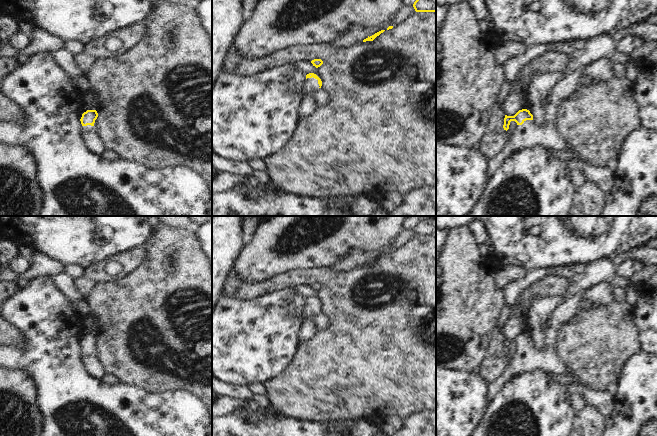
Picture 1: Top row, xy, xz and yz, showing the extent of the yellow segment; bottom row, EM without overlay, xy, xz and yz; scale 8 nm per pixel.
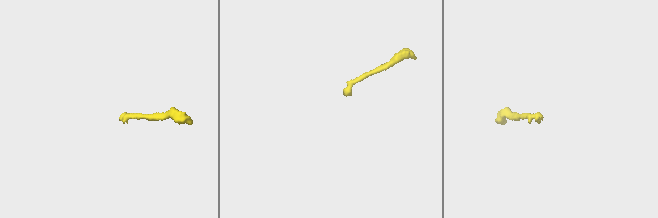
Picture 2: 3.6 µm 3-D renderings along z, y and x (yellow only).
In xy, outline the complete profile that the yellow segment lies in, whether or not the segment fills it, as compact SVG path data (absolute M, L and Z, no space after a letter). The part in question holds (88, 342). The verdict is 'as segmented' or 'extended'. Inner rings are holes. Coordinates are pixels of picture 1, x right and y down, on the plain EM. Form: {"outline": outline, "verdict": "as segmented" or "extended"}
{"outline": "M87 334L80 343L82 355L80 357L87 372L95 378L101 379L105 374L99 359L97 358L94 347L98 341L96 334Z", "verdict": "extended"}

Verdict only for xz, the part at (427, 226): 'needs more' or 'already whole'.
already whole

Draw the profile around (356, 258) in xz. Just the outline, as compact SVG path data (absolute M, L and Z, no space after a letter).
M402 230L397 238L384 249L372 251L372 252L362 252L359 249L352 250L344 259L340 260L336 264L330 267L333 272L343 272L349 271L356 267L363 266L364 263L374 259L375 257L381 254L387 254L389 250L396 250L405 243L407 243L410 239L415 236L415 233L412 230L406 231Z

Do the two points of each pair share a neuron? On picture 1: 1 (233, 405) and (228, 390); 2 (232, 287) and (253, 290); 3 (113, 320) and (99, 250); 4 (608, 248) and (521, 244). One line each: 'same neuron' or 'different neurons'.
1: different neurons
2: same neuron
3: different neurons
4: same neuron

